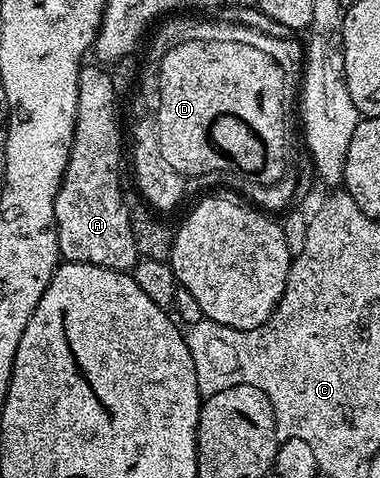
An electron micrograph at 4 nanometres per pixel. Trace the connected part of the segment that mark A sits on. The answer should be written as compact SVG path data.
M85 64L78 75L78 103L76 104L76 126L72 136L70 155L66 163L64 178L54 203L56 216L56 238L60 244L60 256L64 261L90 263L107 269L131 270L138 260L132 218L129 206L124 206L124 193L120 190L120 148L125 148L126 137L120 134L120 103L111 83L107 68L99 64Z

